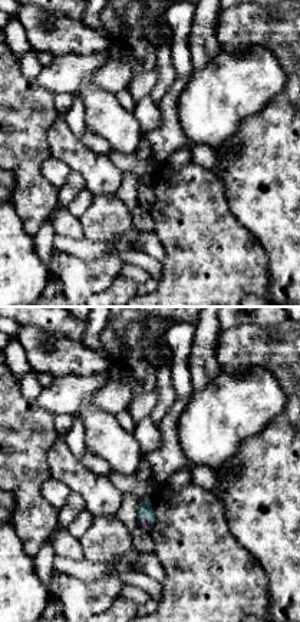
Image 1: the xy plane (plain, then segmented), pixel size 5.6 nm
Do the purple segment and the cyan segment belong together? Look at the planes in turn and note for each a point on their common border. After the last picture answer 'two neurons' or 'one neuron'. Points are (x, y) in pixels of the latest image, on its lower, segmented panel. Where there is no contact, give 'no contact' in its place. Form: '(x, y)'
(145, 518)

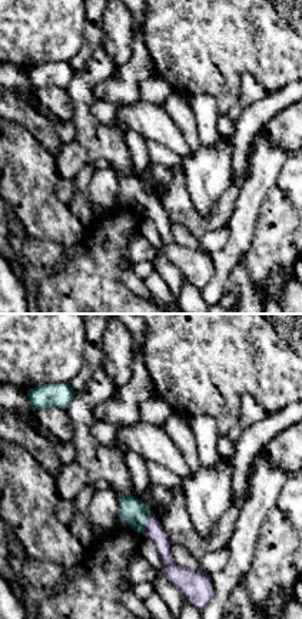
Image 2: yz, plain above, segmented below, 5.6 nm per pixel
(149, 522)

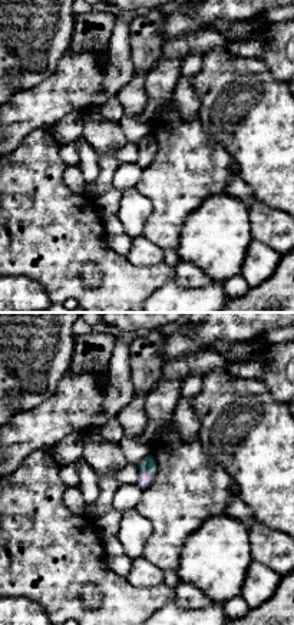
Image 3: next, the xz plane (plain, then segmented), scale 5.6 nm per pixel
(146, 472)

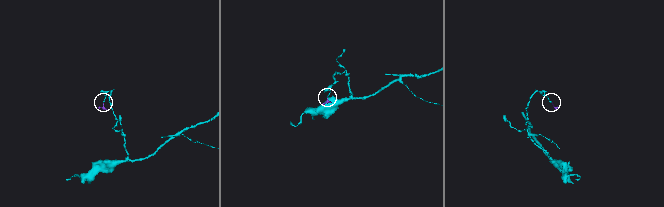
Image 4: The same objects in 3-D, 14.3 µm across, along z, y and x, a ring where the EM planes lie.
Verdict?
one neuron

